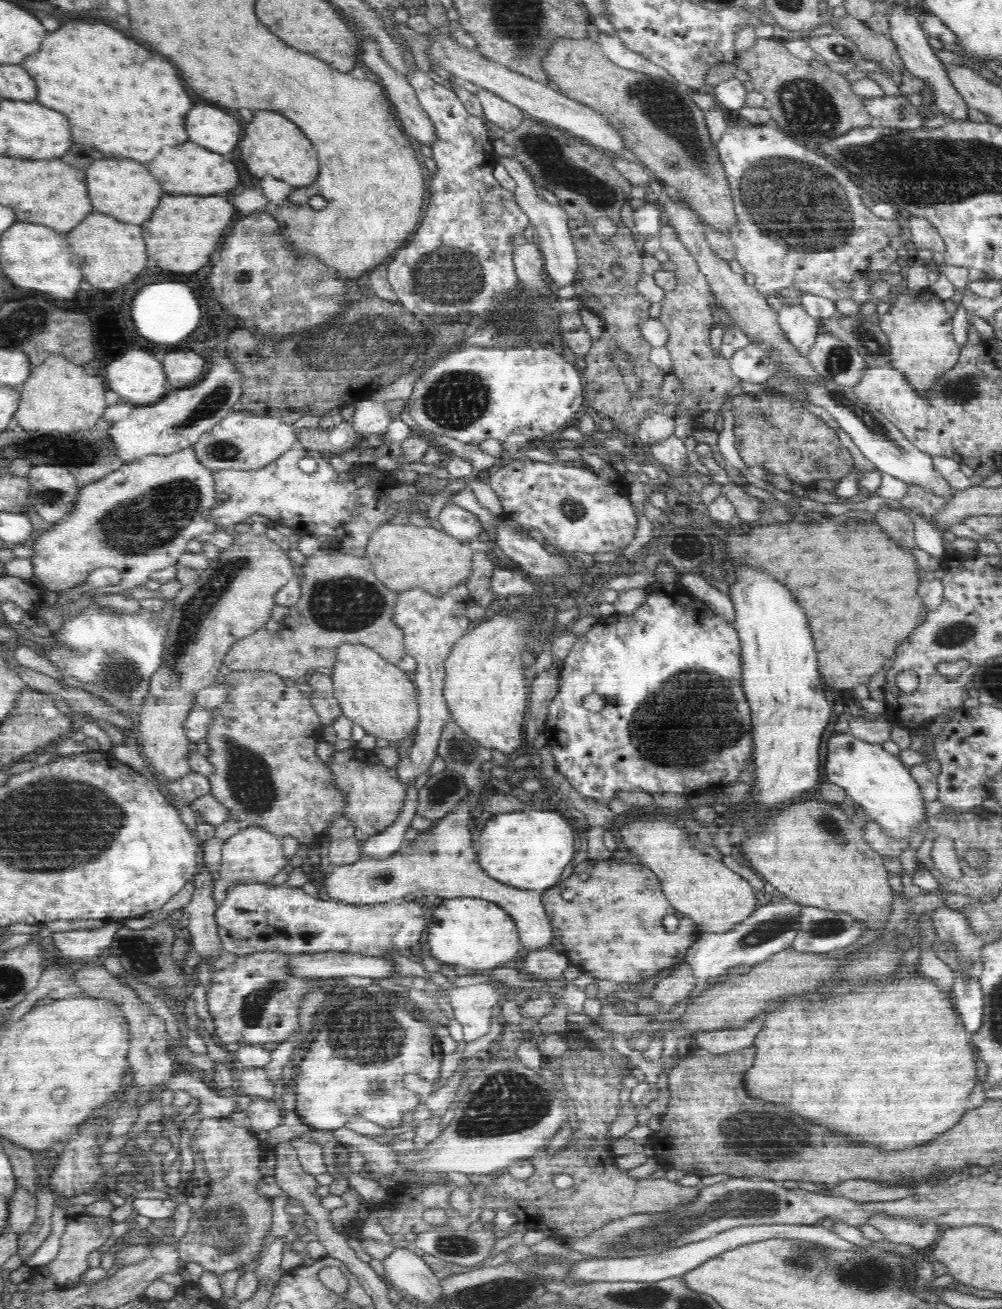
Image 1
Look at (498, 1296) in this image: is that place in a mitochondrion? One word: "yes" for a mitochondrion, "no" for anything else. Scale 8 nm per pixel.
yes

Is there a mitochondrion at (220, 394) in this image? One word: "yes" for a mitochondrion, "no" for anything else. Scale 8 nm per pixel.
yes

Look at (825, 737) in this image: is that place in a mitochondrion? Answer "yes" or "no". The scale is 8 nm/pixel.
no

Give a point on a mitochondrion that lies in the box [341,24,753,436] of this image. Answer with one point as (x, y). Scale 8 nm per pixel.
(447, 271)

